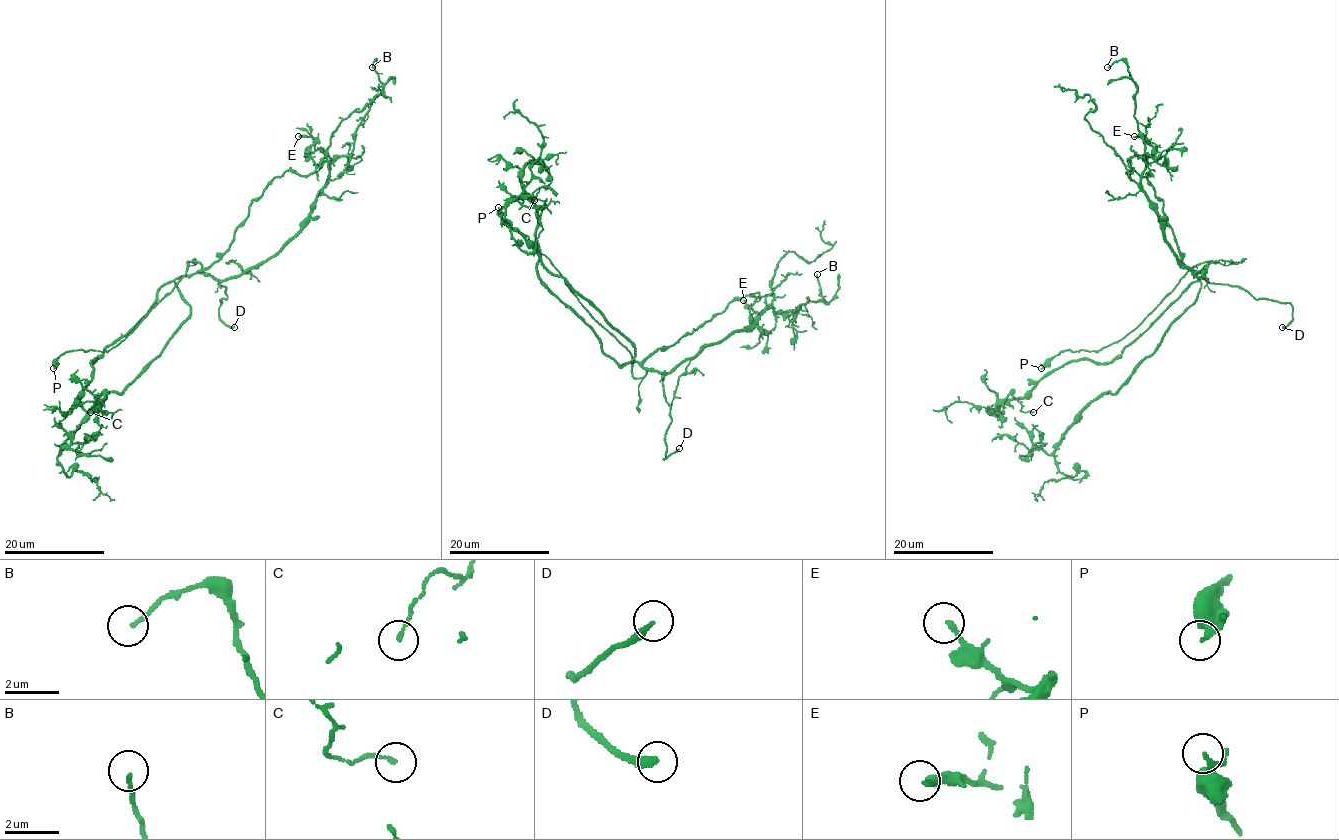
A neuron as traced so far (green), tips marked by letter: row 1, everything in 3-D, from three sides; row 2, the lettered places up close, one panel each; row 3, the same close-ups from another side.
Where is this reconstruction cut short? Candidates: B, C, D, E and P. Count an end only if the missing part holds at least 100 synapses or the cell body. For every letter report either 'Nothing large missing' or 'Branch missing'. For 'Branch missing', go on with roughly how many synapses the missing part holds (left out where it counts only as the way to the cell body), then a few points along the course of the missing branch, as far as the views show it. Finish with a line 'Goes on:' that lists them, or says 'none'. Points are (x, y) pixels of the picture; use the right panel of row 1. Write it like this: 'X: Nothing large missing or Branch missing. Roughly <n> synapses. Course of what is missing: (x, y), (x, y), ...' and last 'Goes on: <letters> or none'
B: Nothing large missing
C: Nothing large missing
D: Branch missing. Course of what is missing: (1282, 327), (1250, 323), (1198, 324), (1141, 334), (1129, 333), (1129, 337)
E: Nothing large missing
P: Nothing large missing
Goes on: D

